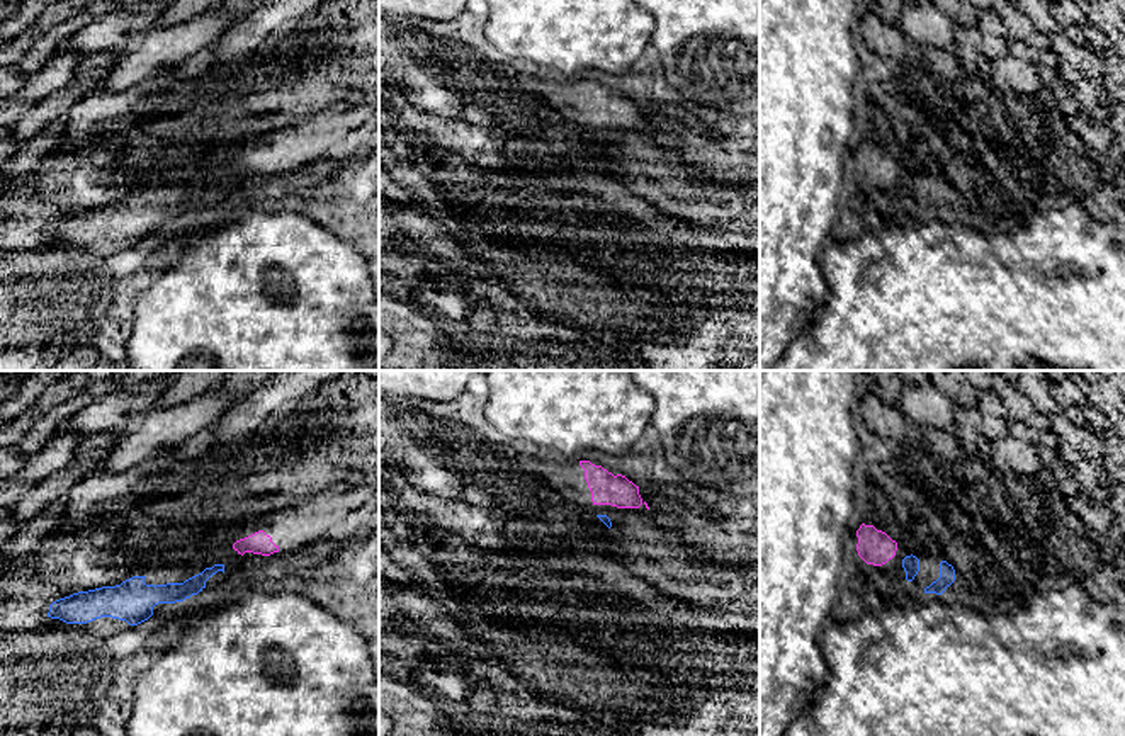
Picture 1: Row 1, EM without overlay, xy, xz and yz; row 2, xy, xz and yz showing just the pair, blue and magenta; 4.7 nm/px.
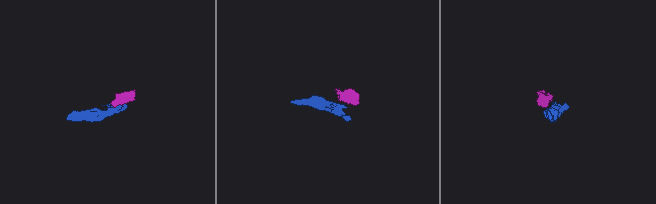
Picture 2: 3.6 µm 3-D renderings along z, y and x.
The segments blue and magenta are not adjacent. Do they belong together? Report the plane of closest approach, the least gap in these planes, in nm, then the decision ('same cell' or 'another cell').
yz | 50 nm | another cell

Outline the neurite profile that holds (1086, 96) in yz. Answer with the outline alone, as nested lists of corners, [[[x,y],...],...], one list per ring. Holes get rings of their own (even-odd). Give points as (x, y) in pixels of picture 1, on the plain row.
[[[1101,78],[1084,80],[1081,85],[1072,88],[1074,99],[1077,102],[1079,112],[1094,116],[1100,107],[1100,90]]]

